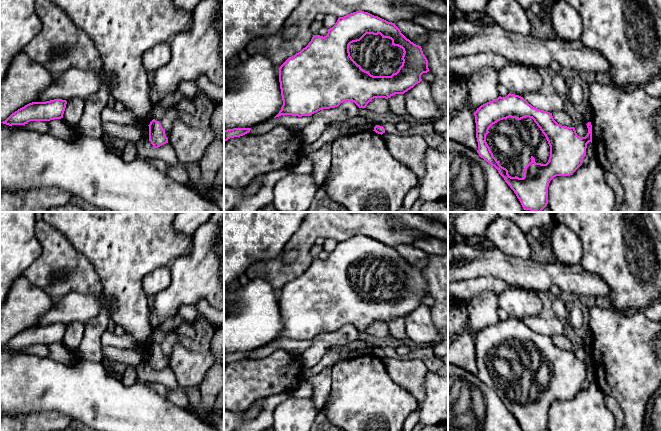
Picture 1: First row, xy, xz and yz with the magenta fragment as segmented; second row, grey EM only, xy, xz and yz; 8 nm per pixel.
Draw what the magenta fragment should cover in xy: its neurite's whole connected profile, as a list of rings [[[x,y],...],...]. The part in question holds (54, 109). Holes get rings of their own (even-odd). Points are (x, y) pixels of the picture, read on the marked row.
[[[54,99],[46,102],[32,102],[12,113],[3,124],[25,125],[30,121],[50,121],[63,118],[67,101]]]

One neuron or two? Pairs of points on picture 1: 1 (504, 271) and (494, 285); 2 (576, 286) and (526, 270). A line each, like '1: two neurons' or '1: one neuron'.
1: two neurons
2: one neuron

